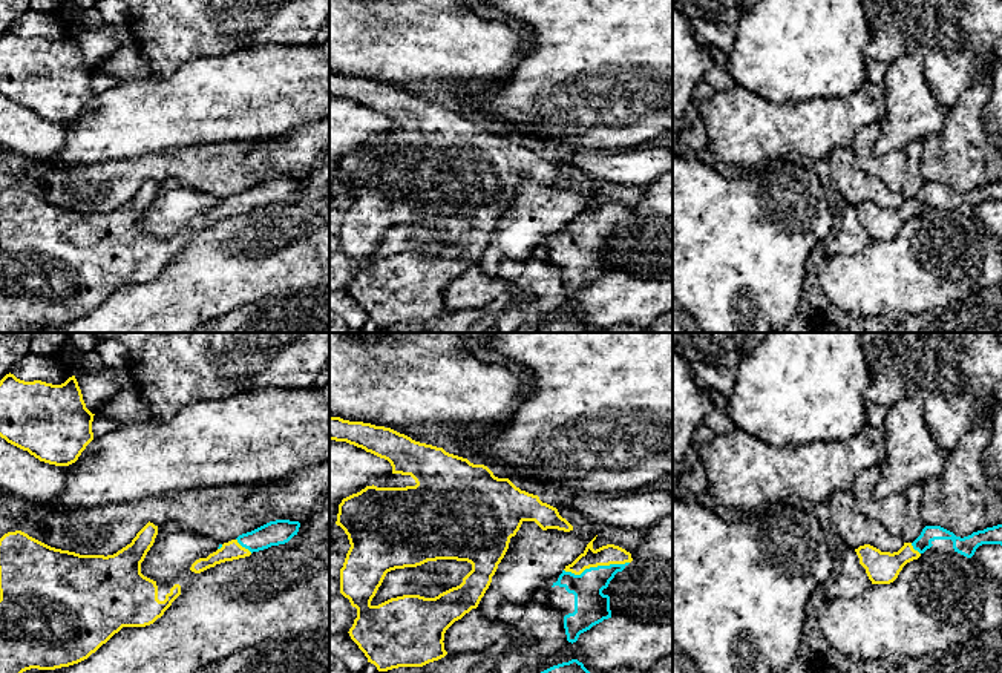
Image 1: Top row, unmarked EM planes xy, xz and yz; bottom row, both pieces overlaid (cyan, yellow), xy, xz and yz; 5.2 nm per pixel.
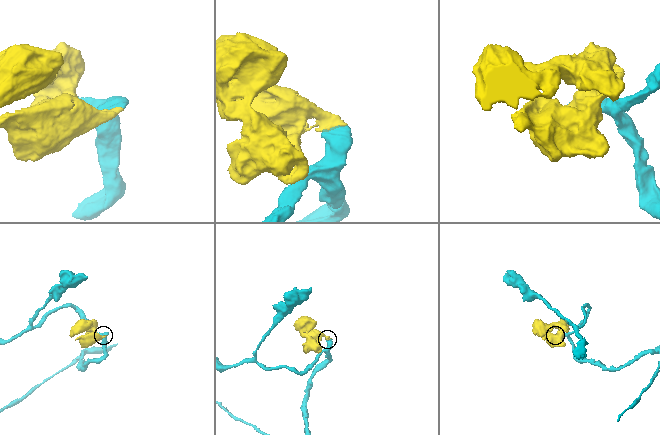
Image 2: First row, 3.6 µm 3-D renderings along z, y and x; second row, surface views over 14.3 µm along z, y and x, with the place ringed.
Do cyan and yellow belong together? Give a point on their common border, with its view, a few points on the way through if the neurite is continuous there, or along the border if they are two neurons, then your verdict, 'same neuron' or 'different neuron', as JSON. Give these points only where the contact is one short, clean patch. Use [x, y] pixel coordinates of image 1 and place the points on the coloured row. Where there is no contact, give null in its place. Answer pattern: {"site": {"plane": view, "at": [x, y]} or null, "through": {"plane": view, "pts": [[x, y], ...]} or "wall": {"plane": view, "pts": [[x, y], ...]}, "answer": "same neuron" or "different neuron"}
{"site": {"plane": "xz", "at": [598, 566]}, "through": {"plane": "xz", "pts": [[592, 606], [592, 572], [598, 566], [610, 554]]}, "answer": "same neuron"}

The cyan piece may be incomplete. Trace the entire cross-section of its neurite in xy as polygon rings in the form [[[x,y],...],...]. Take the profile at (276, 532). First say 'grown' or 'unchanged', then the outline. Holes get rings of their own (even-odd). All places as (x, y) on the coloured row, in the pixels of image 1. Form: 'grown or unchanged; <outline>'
grown; [[[276,520],[270,521],[251,532],[239,535],[236,540],[219,544],[218,550],[207,558],[196,560],[190,570],[201,573],[216,564],[250,556],[253,552],[288,543],[297,535],[299,521]]]

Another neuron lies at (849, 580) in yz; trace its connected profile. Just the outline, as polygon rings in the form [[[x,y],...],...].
[[[837,537],[832,543],[832,556],[833,575],[827,583],[827,599],[861,596],[872,581],[860,564],[856,552]]]

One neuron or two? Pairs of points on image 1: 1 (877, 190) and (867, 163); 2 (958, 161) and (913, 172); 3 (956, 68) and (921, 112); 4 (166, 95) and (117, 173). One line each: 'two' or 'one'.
1: two
2: two
3: two
4: two

